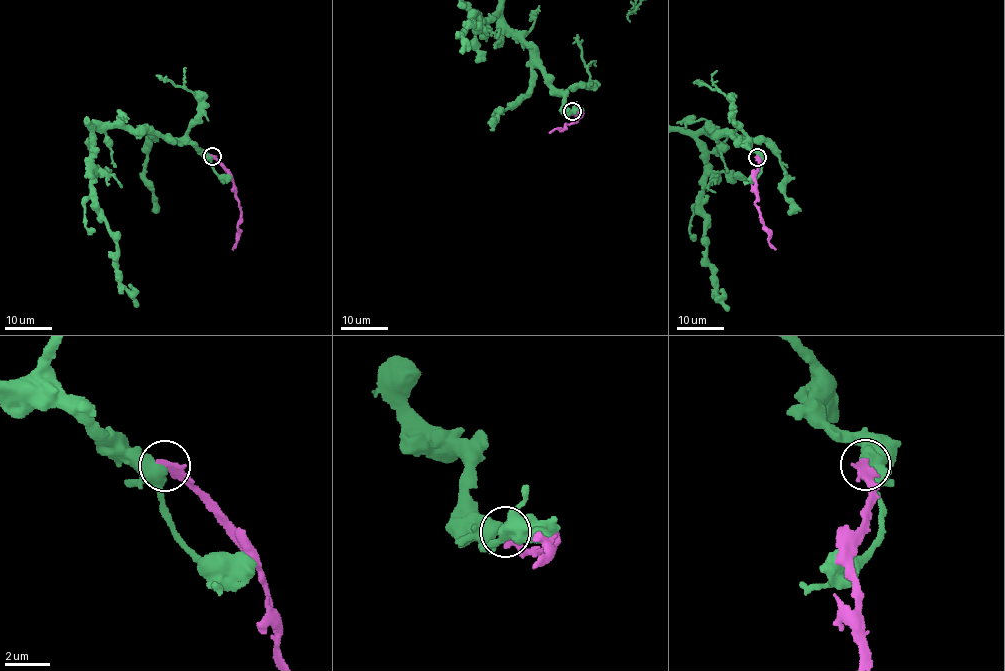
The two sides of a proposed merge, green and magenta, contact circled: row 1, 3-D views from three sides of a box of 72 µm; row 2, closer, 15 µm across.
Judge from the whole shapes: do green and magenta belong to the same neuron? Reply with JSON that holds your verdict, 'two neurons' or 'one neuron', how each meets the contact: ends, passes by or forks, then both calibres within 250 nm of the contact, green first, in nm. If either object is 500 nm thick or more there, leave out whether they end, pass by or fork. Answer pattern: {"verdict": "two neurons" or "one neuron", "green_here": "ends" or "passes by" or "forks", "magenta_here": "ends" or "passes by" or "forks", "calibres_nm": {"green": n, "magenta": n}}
{"verdict": "two neurons", "green_here": "forks", "magenta_here": "ends", "calibres_nm": {"green": 440, "magenta": 400}}

